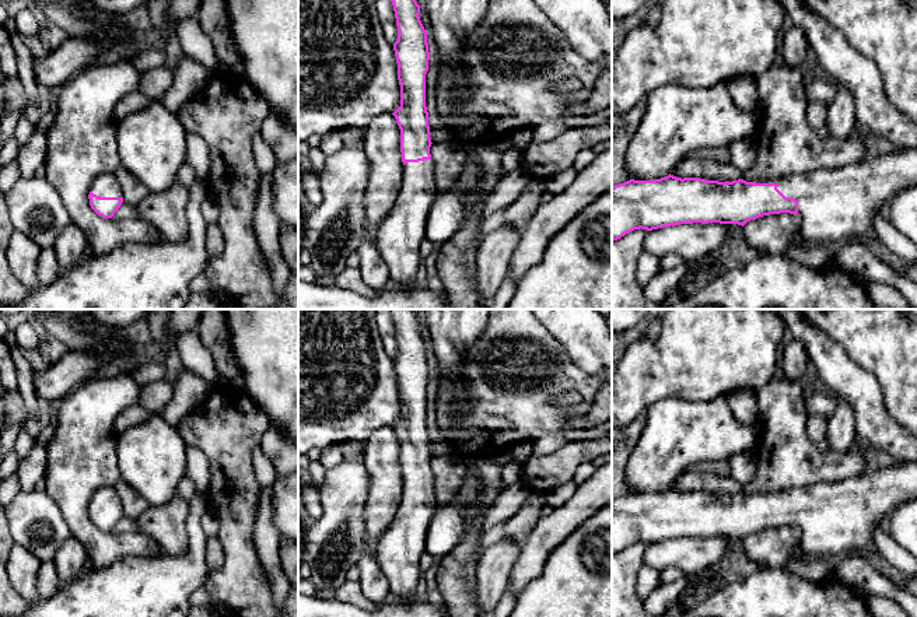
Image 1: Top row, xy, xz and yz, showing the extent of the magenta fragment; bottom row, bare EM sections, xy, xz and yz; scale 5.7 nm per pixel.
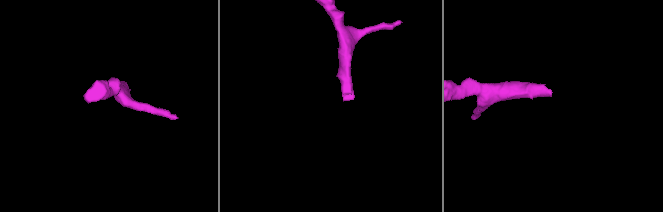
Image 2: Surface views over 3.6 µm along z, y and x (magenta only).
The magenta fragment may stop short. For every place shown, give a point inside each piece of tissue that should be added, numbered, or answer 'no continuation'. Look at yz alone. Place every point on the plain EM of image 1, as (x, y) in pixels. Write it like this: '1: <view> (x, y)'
1: yz (833, 518)

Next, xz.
1: xz (401, 546)

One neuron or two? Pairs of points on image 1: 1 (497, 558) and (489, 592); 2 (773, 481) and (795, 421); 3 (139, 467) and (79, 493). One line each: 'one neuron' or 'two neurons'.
1: one neuron
2: one neuron
3: two neurons

